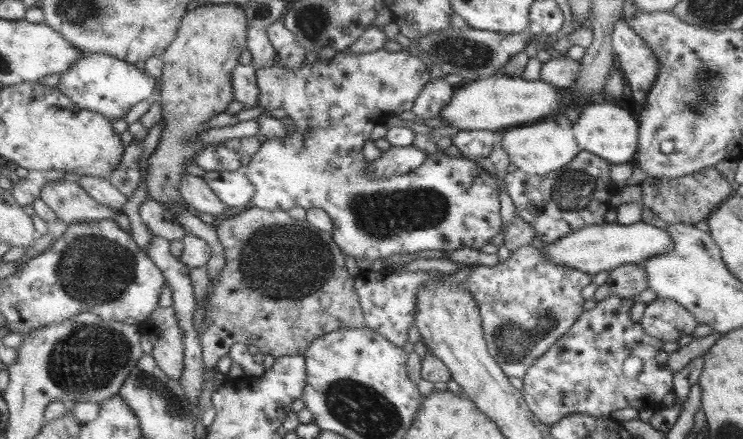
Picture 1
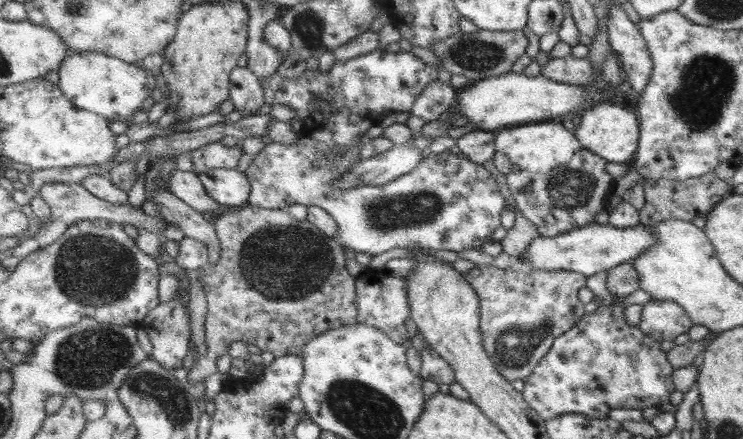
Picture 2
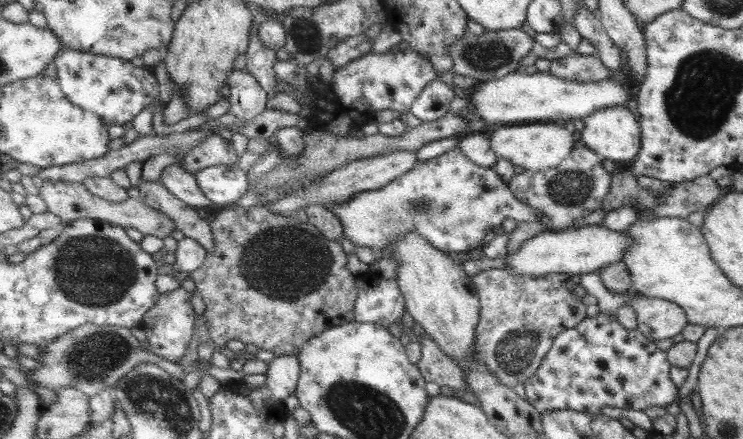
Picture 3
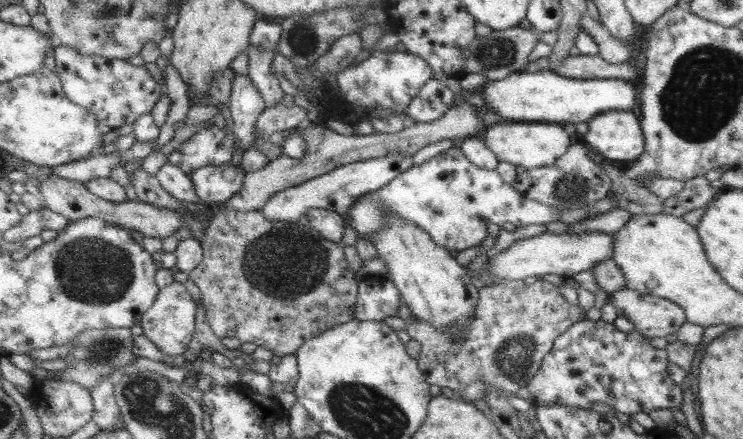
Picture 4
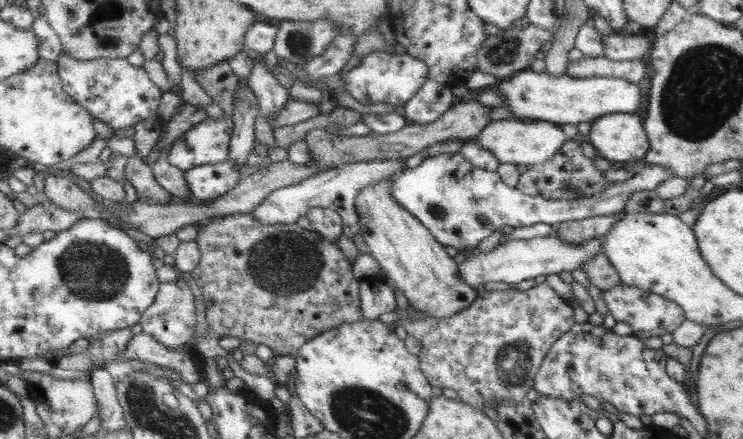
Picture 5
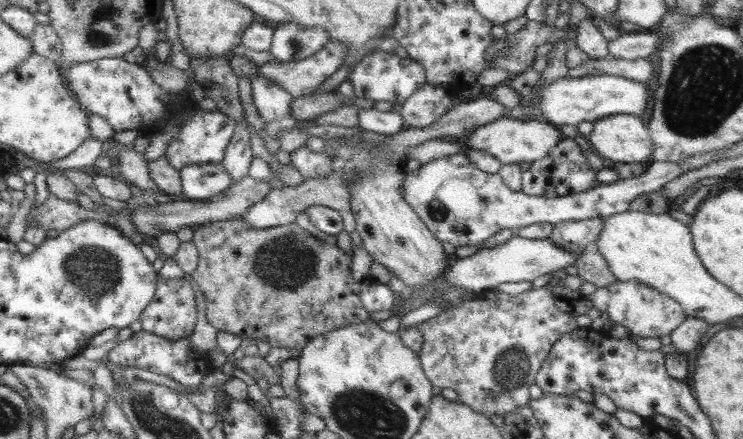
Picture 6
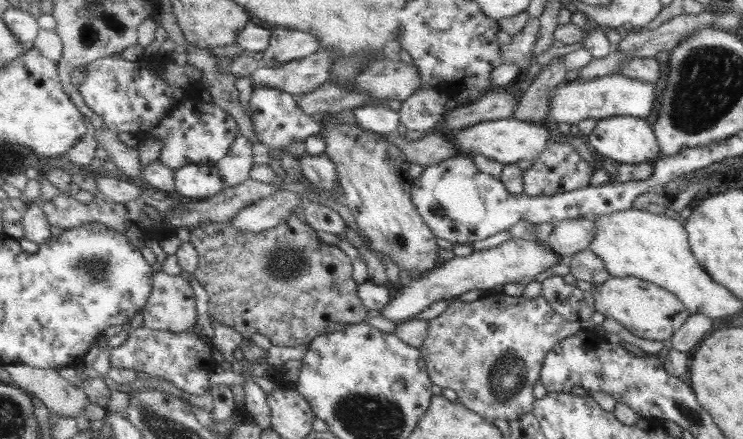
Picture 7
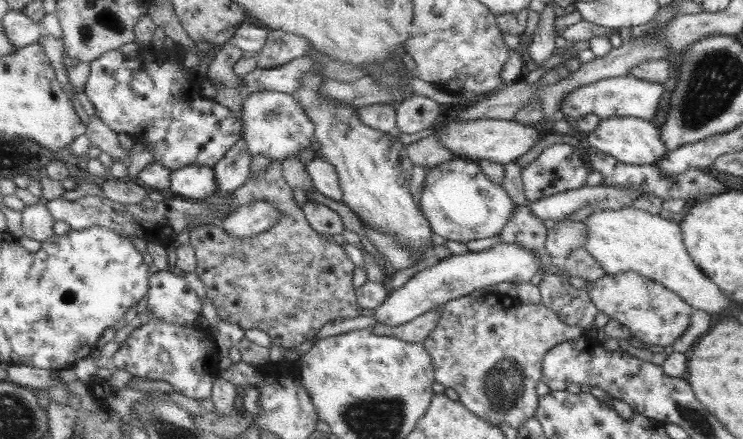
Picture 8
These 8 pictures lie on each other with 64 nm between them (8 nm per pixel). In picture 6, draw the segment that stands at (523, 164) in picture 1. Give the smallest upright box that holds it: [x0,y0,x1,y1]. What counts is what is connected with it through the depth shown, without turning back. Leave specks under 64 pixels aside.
[461,116,563,164]

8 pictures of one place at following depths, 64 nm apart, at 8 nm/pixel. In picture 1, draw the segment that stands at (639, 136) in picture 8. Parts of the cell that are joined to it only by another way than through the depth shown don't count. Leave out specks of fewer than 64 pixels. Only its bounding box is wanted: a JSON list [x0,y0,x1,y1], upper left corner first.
[570,99,638,164]

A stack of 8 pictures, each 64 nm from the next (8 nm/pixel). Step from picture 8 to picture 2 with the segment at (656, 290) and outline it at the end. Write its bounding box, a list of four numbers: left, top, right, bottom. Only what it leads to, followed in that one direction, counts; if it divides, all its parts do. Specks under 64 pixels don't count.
[636,299,692,343]

